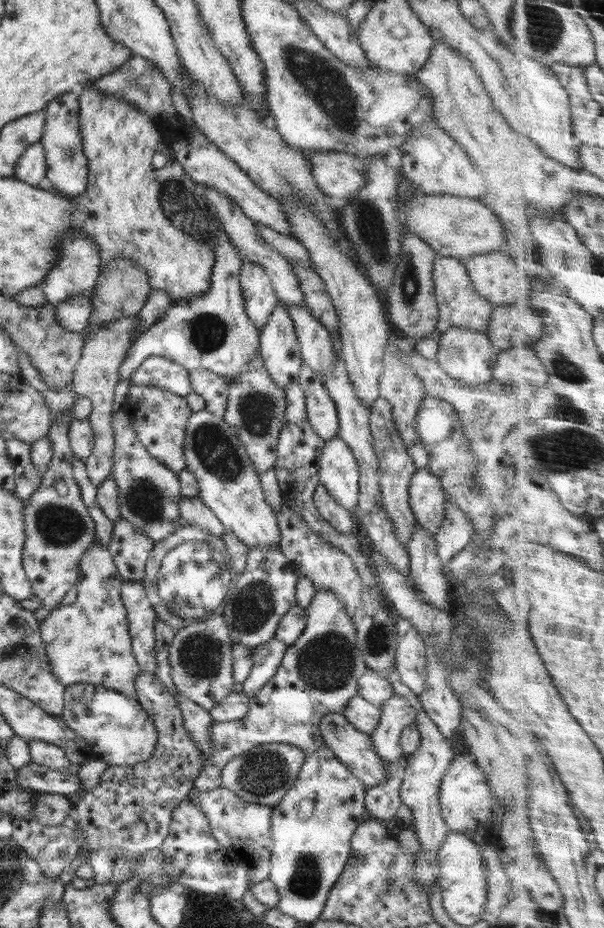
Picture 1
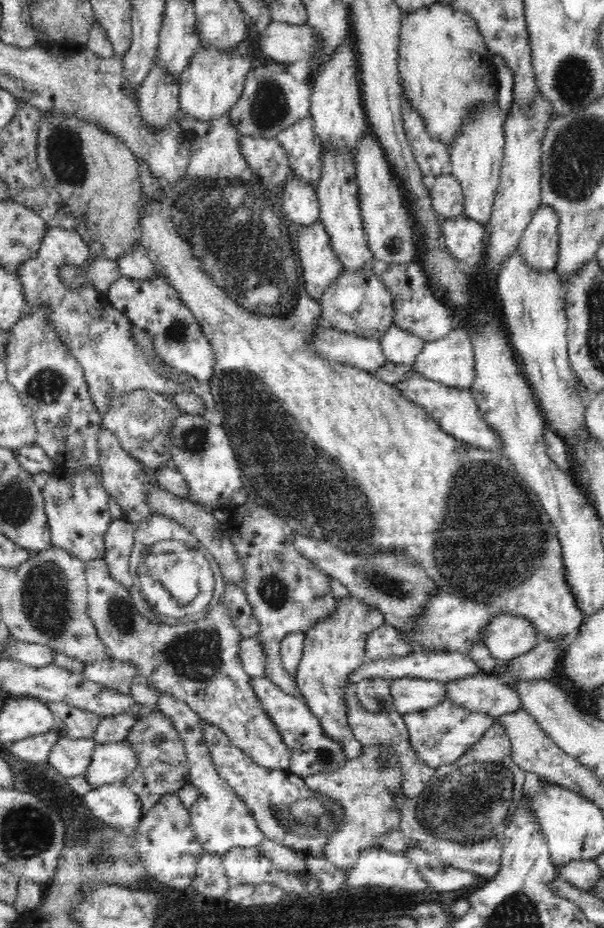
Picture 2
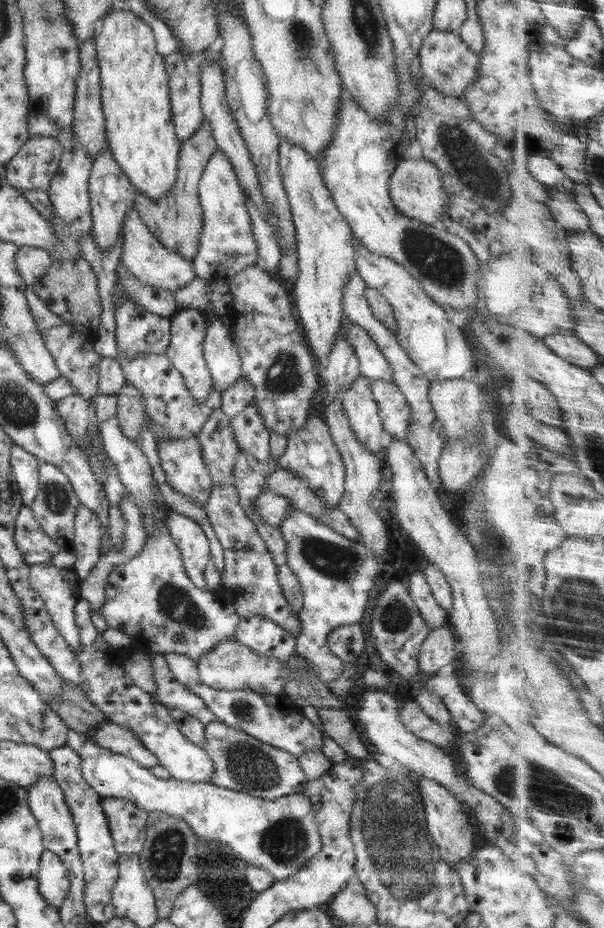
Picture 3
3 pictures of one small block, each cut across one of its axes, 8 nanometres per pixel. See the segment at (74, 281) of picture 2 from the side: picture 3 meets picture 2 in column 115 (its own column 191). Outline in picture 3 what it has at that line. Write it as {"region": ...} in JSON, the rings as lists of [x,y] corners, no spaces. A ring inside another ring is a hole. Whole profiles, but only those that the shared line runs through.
{"region":[[[133,208],[127,210],[120,231],[123,238],[121,256],[119,256],[120,264],[139,282],[143,282],[151,288],[163,288],[163,290],[173,293],[177,292],[179,288],[187,286],[196,277],[193,273],[193,263],[183,259],[179,253],[161,245],[151,231],[143,225]]]}

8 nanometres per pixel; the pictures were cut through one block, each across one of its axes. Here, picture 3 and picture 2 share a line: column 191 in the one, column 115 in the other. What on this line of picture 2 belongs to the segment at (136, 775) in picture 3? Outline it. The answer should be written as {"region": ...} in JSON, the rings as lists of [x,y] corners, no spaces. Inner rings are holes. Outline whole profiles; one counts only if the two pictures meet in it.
{"region":[[[124,781],[90,789],[83,801],[96,820],[116,832],[134,832],[145,814],[140,799]]]}

